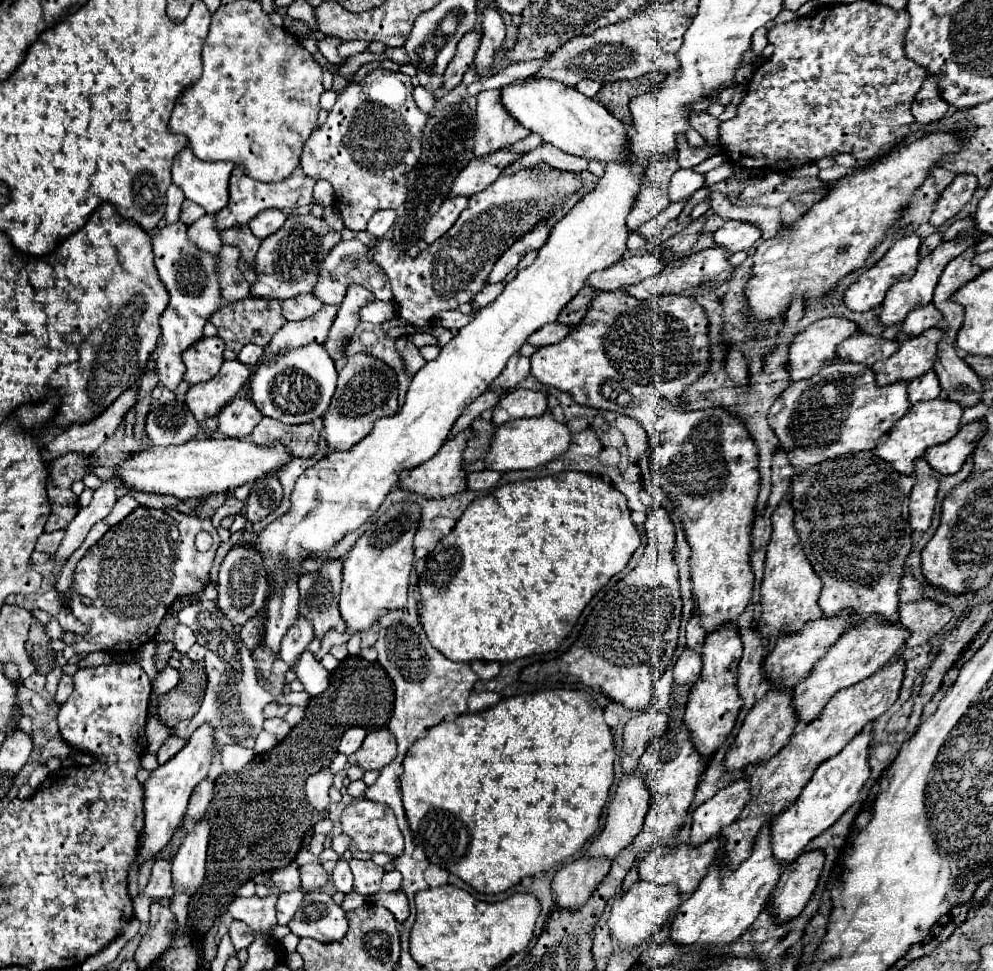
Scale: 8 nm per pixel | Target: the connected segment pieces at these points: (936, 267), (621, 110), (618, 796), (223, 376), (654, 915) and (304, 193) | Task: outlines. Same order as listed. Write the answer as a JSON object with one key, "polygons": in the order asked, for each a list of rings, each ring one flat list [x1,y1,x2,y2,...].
{"polygons":[[[957,237,957,239,951,239,951,241,943,241,931,255,927,255,925,259,921,259,921,261,919,261,919,267,917,267,917,271,915,271,915,275,913,275,909,281,899,281,899,283,895,283,895,285,891,287,891,291,887,291,887,297,885,297,885,301,883,301,883,305,881,305,881,313,879,313,881,323,885,323,887,327,889,327,889,325,895,325,895,323,901,323,913,307,931,303,933,291,935,291,935,287,937,287,937,281,939,281,939,277,941,277,945,265,947,265,953,257,961,255,963,251,967,251,971,245,973,245,971,239,959,239,959,237]],[[645,73,639,79,633,81,615,81,615,83,605,83,601,91,597,93,597,101,619,121,631,123,631,113,629,113,629,101,635,95,641,95,643,91,651,91,651,87,657,87,665,79,663,73]],[[641,773,623,775,619,785,617,785,617,791,615,791,615,795,613,795,609,807,607,807,605,827,595,837,595,841,591,843,587,855,589,857,605,857,605,859,613,861,631,843,631,839,635,839,635,835,641,831,647,807,649,807,649,791,647,791,647,787,643,783,643,775]],[[225,361,217,375,213,375,209,381,193,385,187,391,185,403,197,421,205,421,217,415,219,409,241,391,249,375,249,367,241,361]],[[639,881,635,883,623,897,613,901,611,917,607,921,611,935,615,937,619,949,631,951,645,943,655,931,659,931,671,917,671,913,679,907,681,895,675,895,675,887,659,887,657,883]],[[235,167,233,175,231,175,231,181,229,181,229,203,227,203,227,207,223,207,215,215,215,227,219,231,223,231,227,227,247,225,257,213,261,213,265,209,291,211,299,205,311,205,313,203,313,185,315,185,315,181,311,181,307,175,303,175,301,167,297,167,287,179,283,179,279,183,271,183,271,185,253,181,251,177,243,175,243,171,239,171,239,167]]]}

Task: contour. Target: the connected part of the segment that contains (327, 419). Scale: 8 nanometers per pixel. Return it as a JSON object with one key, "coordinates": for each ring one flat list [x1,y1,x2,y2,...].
{"coordinates":[[359,353,347,359,343,369,339,371,337,389,331,399,329,411,323,417,325,441,331,451,349,451,361,439,365,439,373,423,379,417,389,417,397,413,397,377,395,373,381,361]]}

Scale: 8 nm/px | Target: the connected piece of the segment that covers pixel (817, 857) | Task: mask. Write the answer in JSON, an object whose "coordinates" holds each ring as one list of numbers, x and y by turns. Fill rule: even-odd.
{"coordinates":[[813,849,801,853,783,869,779,883,771,893,771,911,777,921,789,921,803,911,817,887,823,863,825,853,821,849]]}

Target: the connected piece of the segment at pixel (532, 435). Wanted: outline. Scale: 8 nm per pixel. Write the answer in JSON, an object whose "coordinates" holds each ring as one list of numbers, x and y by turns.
{"coordinates":[[547,411,541,417,535,419,513,419,503,425,499,425,491,437,489,449,483,455,485,467,505,473,511,469,535,469,555,457,561,455,561,451,567,451,571,443,571,431,567,425,557,423,553,415]]}

